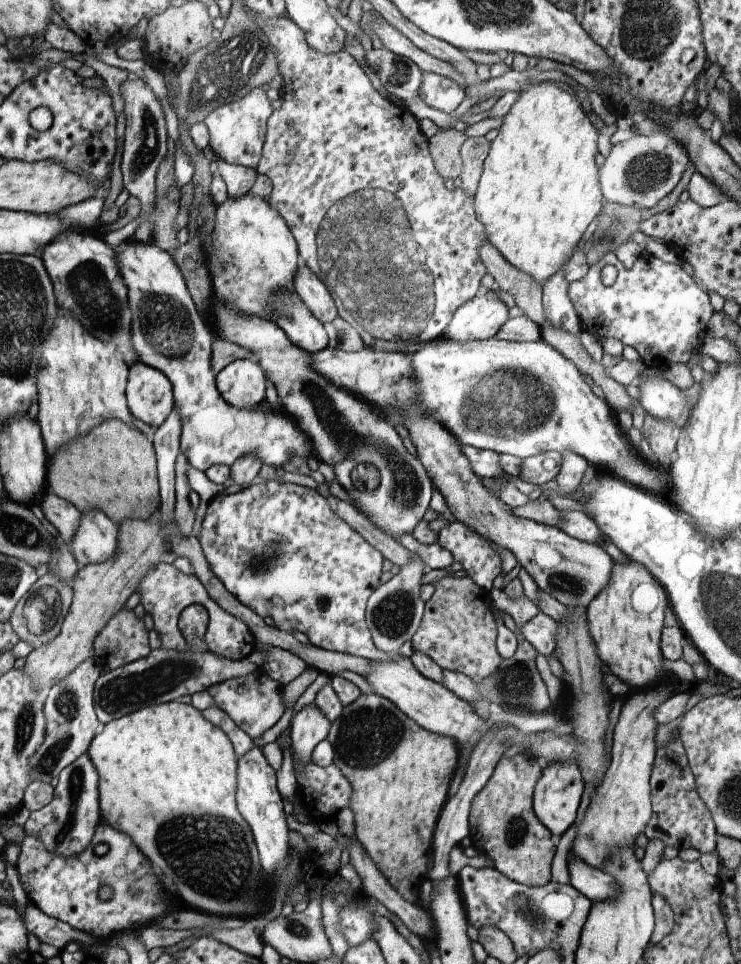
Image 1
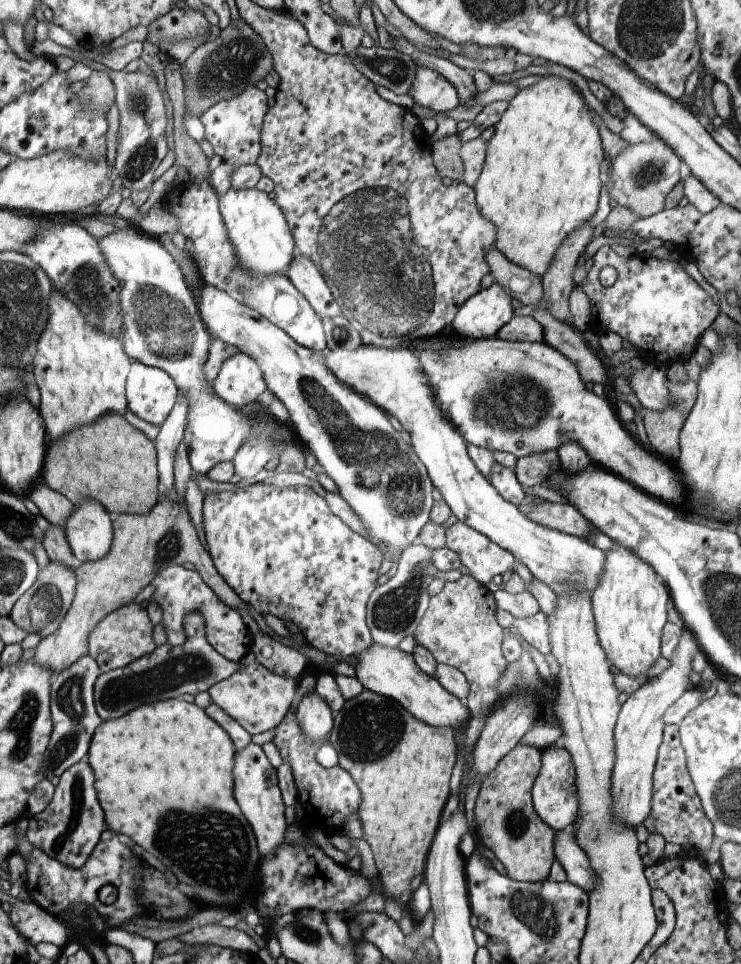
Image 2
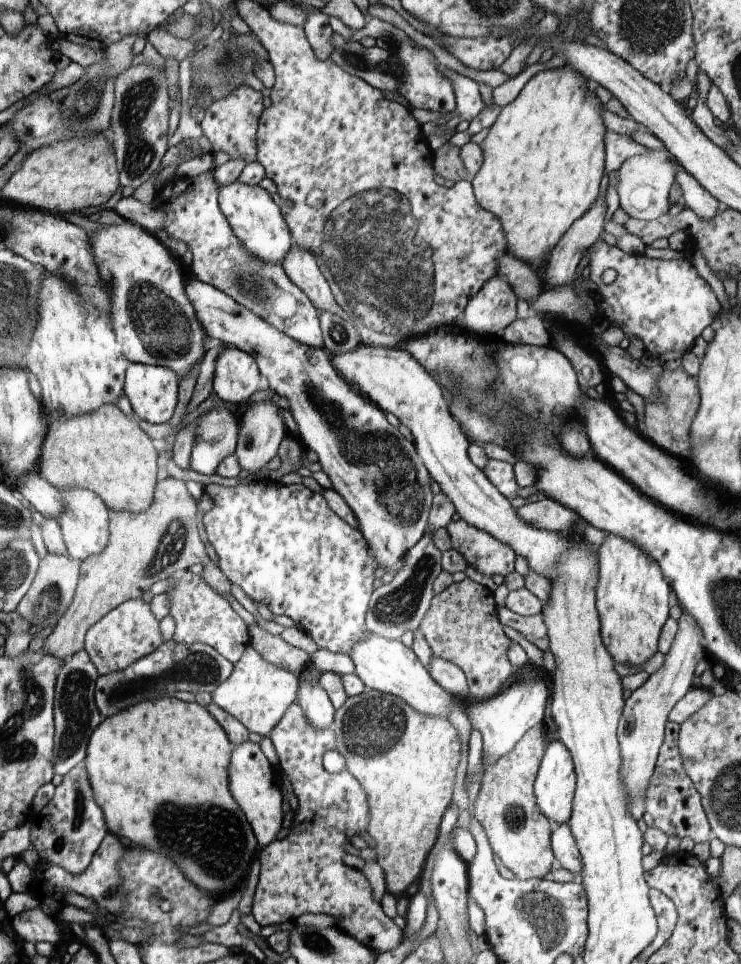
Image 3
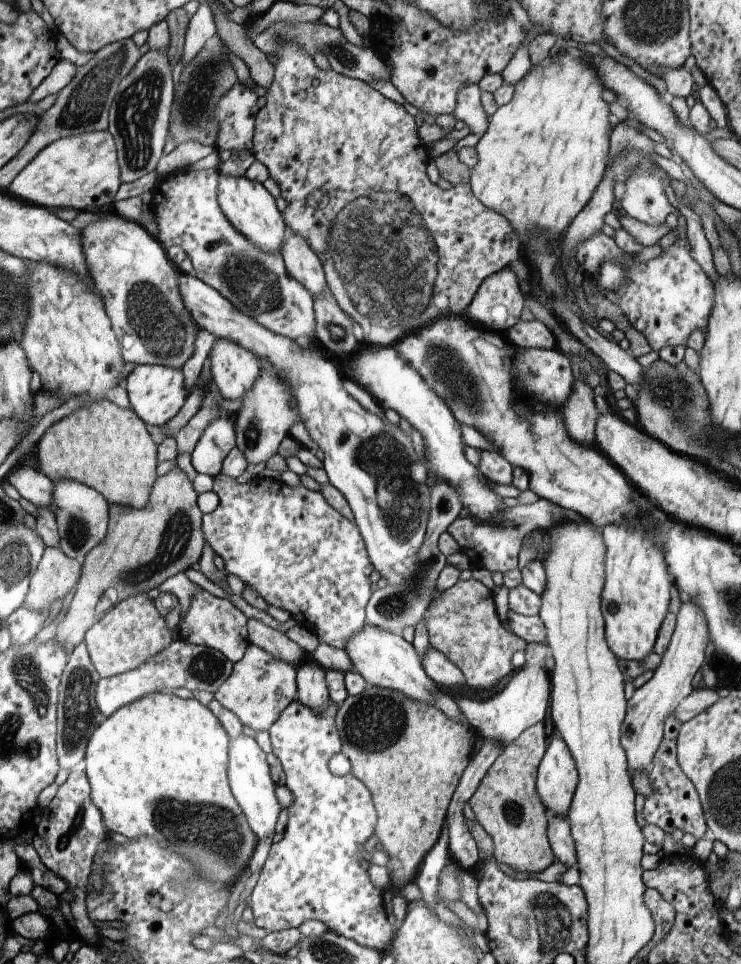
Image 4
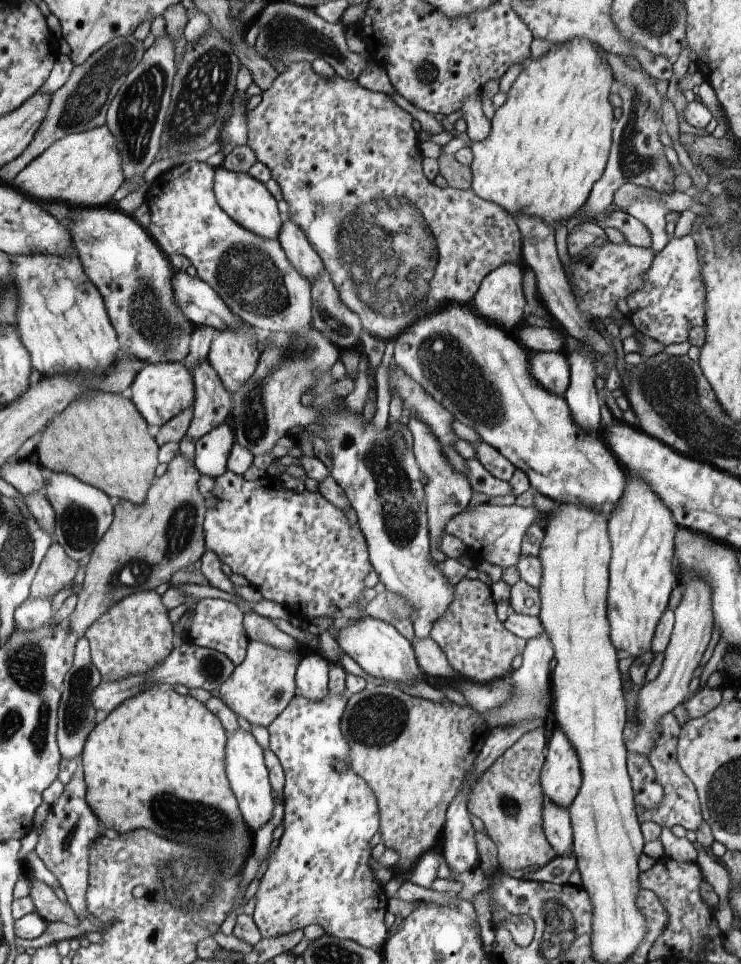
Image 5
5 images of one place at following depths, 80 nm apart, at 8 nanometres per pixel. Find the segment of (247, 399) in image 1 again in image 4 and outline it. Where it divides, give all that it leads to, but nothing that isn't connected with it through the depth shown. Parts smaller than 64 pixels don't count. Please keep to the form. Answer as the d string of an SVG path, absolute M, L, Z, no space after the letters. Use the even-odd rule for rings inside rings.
M215 340L210 364L214 388L224 400L244 399L260 376L256 354L232 340Z

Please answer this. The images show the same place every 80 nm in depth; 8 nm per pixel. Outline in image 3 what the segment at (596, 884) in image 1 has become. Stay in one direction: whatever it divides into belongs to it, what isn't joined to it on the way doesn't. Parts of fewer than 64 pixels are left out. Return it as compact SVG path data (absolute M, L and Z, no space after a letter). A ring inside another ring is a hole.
M556 824L553 830L553 852L557 855L562 868L570 870L575 880L581 878L581 856L570 827L564 824Z

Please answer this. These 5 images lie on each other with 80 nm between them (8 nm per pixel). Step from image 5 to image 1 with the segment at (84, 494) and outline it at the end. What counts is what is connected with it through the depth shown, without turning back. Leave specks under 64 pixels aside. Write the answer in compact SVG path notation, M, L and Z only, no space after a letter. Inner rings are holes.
M90 509L81 513L70 544L80 566L111 559L117 553L116 534L119 530L105 512Z

